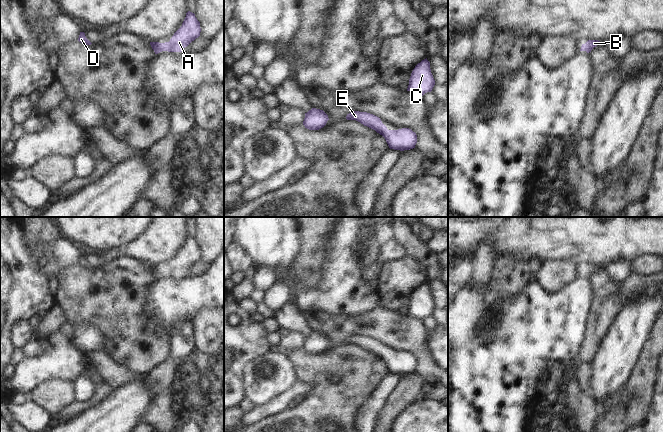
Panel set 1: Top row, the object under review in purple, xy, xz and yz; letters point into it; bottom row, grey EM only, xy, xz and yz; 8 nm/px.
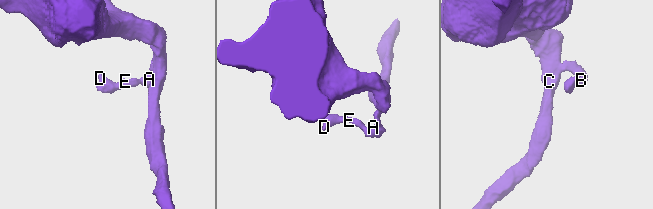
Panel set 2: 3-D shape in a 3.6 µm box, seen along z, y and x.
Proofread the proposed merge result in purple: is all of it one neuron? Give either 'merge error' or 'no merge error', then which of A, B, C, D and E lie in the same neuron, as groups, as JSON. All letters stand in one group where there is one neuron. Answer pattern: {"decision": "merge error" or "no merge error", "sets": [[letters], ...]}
{"decision": "no merge error", "sets": [["A", "B", "C", "D", "E"]]}

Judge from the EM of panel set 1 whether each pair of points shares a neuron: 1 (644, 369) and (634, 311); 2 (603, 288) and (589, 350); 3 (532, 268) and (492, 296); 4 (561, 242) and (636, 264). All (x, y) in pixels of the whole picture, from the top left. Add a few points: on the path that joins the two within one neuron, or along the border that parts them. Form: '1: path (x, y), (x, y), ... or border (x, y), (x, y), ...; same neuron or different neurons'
1: border (650, 328), (650, 333), (632, 372); different neurons
2: path (603, 303), (603, 313), (595, 335); same neuron
3: path (522, 272), (513, 275), (502, 286); same neuron
4: border (652, 254), (638, 256), (631, 262); different neurons

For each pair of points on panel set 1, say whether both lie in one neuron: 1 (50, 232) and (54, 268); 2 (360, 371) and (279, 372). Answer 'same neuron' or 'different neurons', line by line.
1: same neuron
2: different neurons

